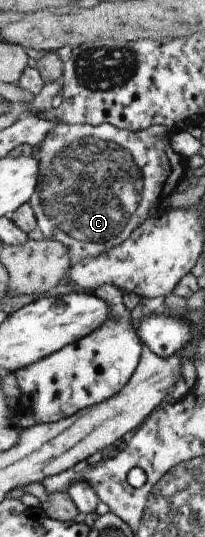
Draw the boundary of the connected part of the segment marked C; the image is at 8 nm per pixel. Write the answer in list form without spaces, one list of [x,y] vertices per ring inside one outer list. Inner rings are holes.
[[[56,123],[47,132],[35,155],[39,164],[38,180],[35,191],[31,194],[28,203],[31,204],[38,228],[45,238],[61,242],[69,250],[69,258],[73,258],[71,261],[72,267],[78,264],[78,261],[97,257],[99,254],[104,254],[104,252],[111,250],[115,246],[120,246],[133,233],[134,229],[145,222],[146,218],[149,217],[148,212],[150,212],[150,209],[159,202],[162,202],[162,198],[166,198],[166,196],[170,196],[170,194],[175,192],[177,186],[184,181],[187,159],[181,154],[174,152],[170,144],[169,133],[170,130],[167,126],[162,125],[152,125],[150,128],[134,132],[128,129],[119,129],[106,123],[98,126],[86,123],[77,125]]]

